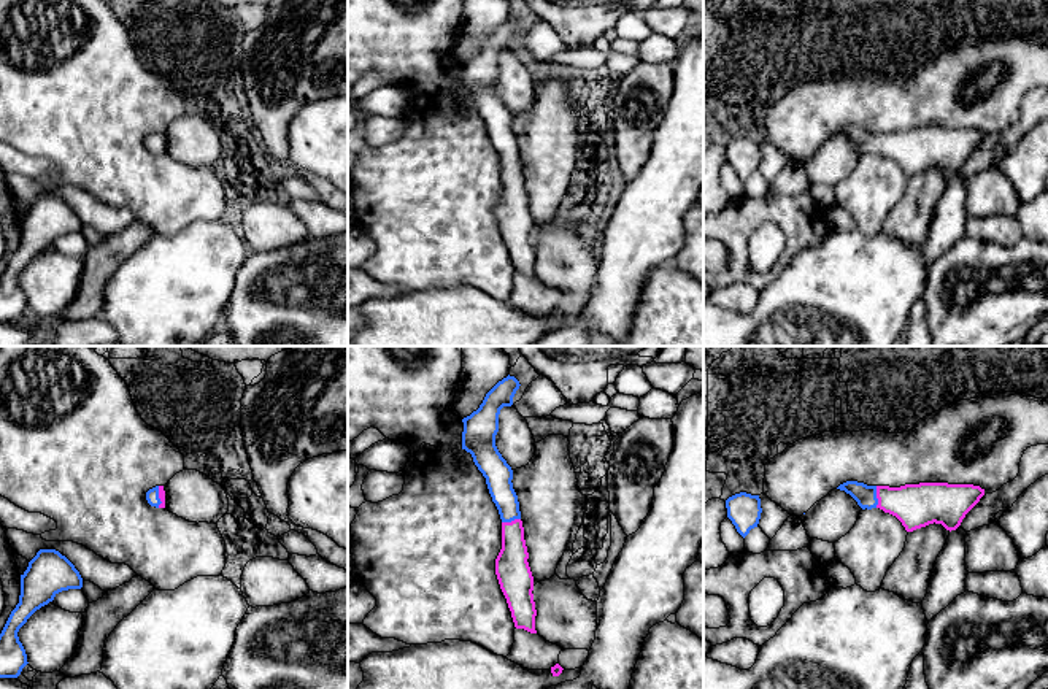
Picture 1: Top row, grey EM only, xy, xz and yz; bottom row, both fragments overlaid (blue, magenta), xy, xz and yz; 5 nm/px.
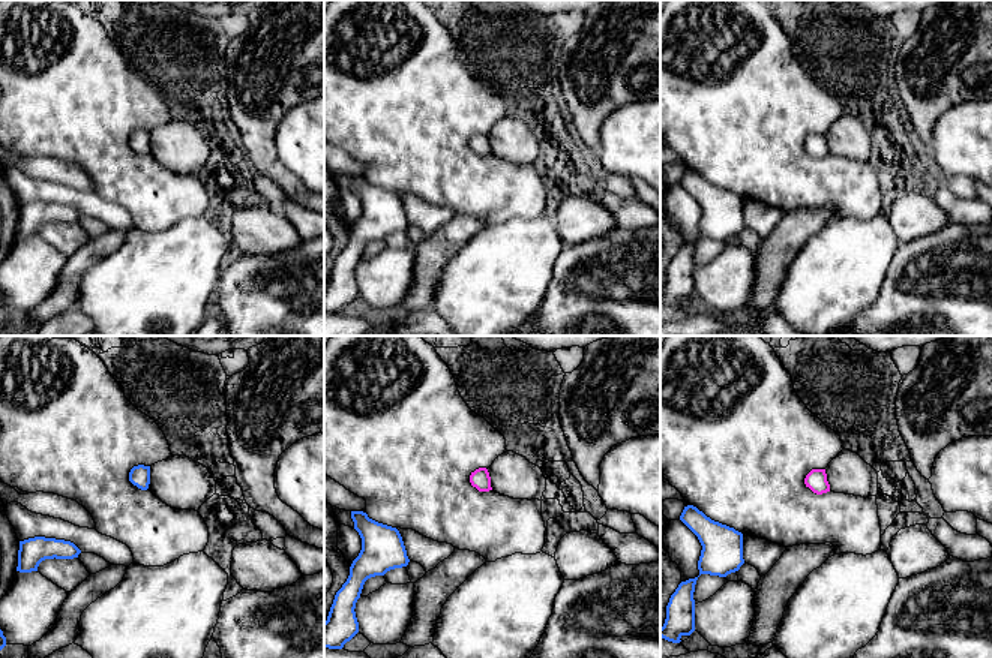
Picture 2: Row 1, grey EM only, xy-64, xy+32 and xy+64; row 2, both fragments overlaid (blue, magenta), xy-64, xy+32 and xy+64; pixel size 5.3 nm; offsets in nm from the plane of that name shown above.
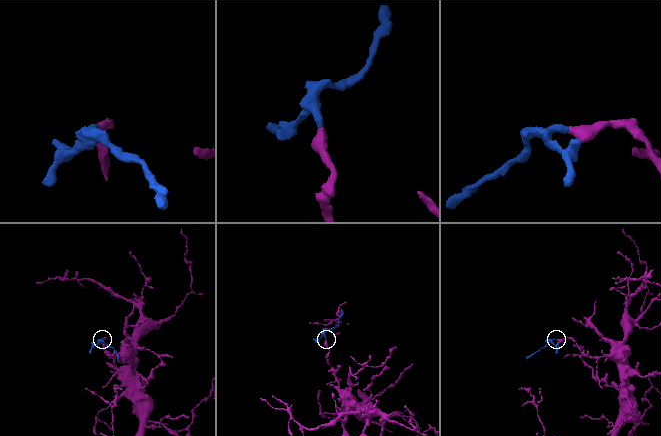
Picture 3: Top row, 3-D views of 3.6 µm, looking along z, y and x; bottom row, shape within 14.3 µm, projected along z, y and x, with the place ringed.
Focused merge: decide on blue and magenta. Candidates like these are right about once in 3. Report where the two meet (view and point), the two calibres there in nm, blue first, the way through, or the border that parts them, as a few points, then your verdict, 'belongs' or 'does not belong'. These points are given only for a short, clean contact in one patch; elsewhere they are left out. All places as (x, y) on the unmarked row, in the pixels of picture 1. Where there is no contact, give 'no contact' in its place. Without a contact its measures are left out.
yz (875, 142) | 110/220 nm | across yz (866, 140), (875, 142), (915, 150) | belongs

